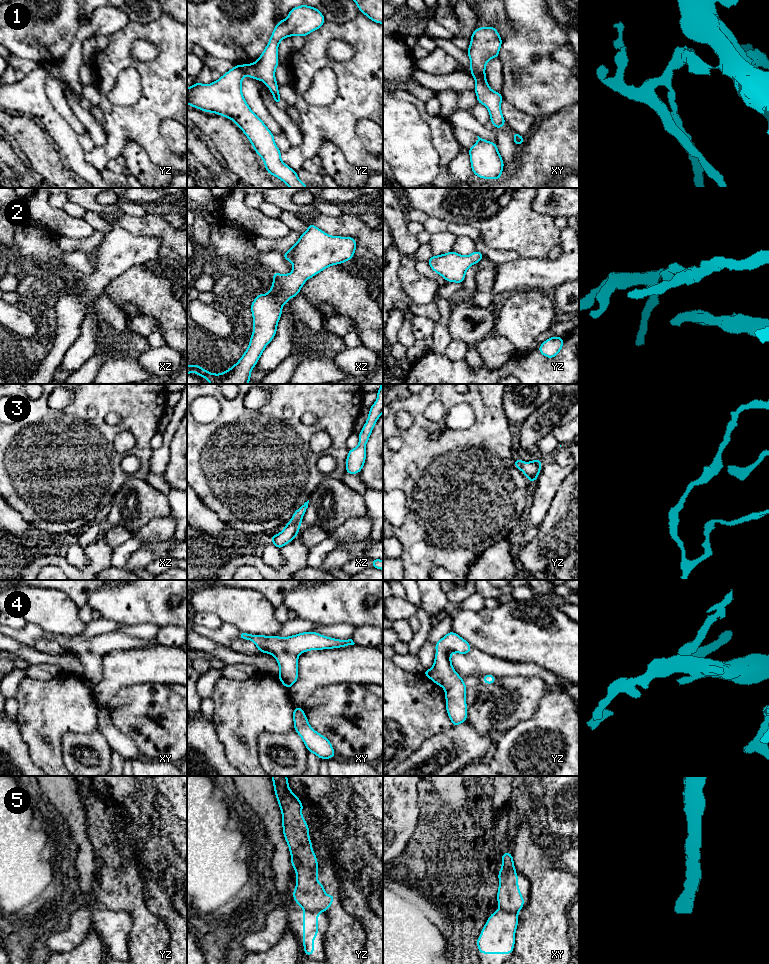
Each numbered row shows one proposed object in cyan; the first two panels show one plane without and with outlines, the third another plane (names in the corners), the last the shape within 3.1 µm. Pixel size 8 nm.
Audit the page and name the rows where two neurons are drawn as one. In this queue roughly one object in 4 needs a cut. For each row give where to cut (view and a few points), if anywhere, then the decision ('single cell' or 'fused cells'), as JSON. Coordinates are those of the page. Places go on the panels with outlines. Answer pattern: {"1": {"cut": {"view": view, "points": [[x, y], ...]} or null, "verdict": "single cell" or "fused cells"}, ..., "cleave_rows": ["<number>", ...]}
{"1": {"cut": null, "verdict": "single cell"}, "2": {"cut": null, "verdict": "single cell"}, "3": {"cut": null, "verdict": "single cell"}, "4": {"cut": null, "verdict": "single cell"}, "5": {"cut": {"view": "yz", "points": [[305, 909], [320, 911]]}, "verdict": "fused cells"}, "cleave_rows": ["5"]}

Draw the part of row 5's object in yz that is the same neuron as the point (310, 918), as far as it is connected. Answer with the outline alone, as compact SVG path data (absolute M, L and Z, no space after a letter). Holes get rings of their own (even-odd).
M305 910L303 913L304 954L314 954L314 938L318 935L318 914L320 911Z

